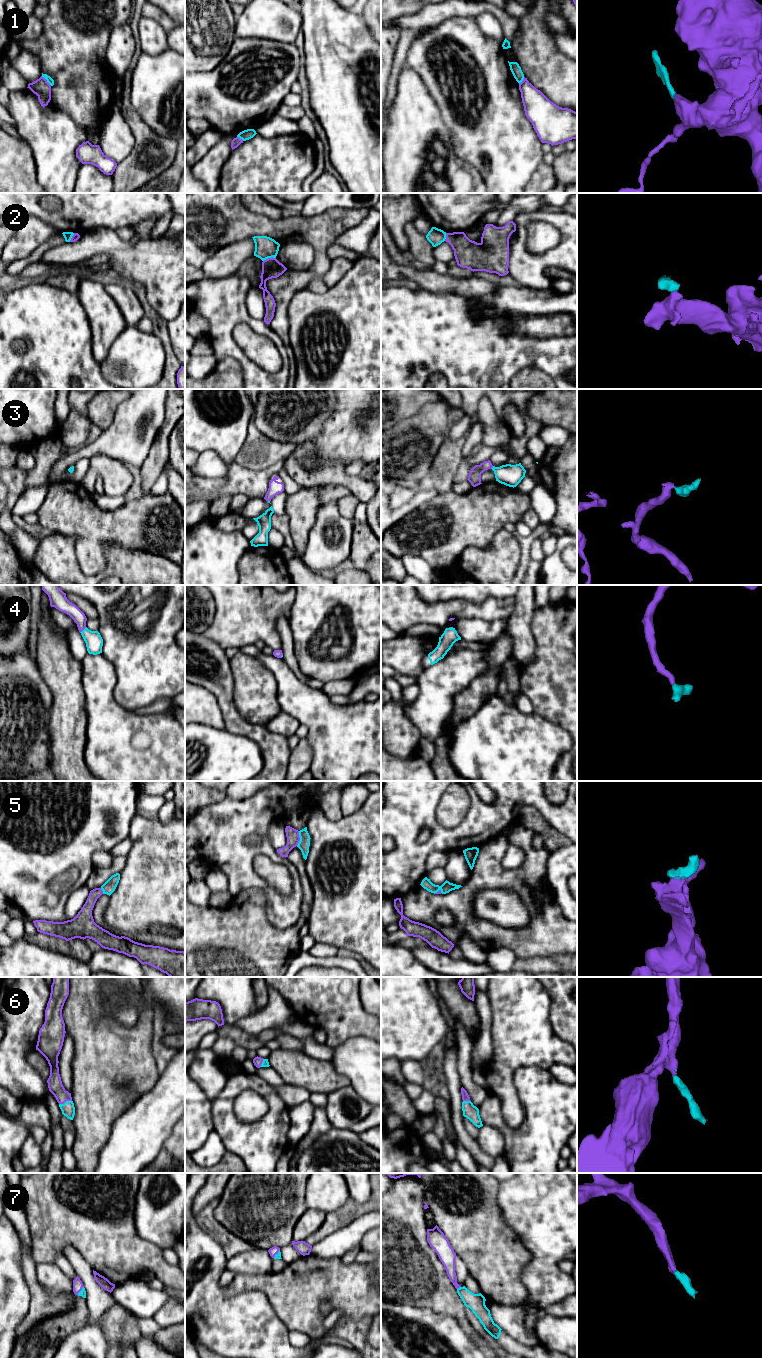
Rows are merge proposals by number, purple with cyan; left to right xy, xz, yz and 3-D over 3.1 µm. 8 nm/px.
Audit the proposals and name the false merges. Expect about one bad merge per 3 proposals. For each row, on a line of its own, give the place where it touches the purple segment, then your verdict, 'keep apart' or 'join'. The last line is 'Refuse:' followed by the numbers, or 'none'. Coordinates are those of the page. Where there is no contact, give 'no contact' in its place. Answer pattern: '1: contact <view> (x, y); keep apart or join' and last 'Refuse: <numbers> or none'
1: contact xy (46, 80); keep apart
2: contact xz (269, 258); keep apart
3: contact yz (492, 467); join
4: contact xy (83, 629); join
5: contact xz (299, 838); join
6: contact xy (65, 1101); join
7: contact yz (458, 1287); join
Refuse: 1, 2

